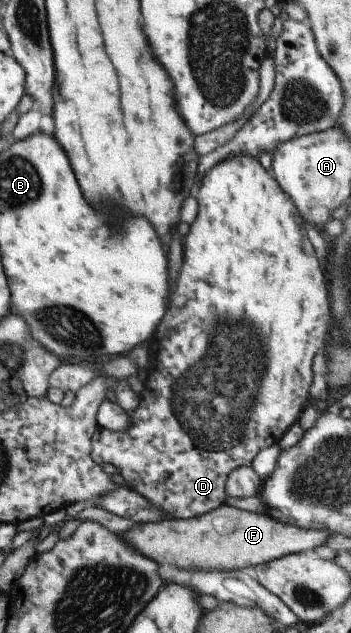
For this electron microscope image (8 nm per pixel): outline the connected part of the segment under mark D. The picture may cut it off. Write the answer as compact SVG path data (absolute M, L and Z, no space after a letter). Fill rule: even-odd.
M241 153L237 157L227 157L225 161L219 161L215 167L211 167L203 175L195 199L197 199L197 217L191 223L189 233L183 241L185 261L181 263L177 283L169 297L169 307L165 311L165 317L161 317L161 323L157 325L153 333L153 341L149 345L151 351L147 357L149 359L147 361L147 367L149 367L147 383L171 383L171 385L143 387L139 395L139 407L126 413L129 427L125 431L108 431L96 427L90 440L91 460L113 465L118 470L119 476L133 487L133 491L153 501L157 507L161 507L165 513L173 517L195 517L205 511L211 512L211 509L221 507L225 503L224 484L229 473L233 472L233 469L250 466L260 450L279 444L287 429L298 421L302 411L307 407L312 378L312 360L315 353L325 347L327 329L329 329L329 307L327 307L329 303L325 297L323 273L319 271L313 247L305 237L305 229L301 225L302 220L297 209L294 209L293 203L279 188L279 185L267 175L267 171L258 163L258 159L245 157L245 153ZM169 395L171 395L171 403L177 403L175 407L177 419L171 411Z

